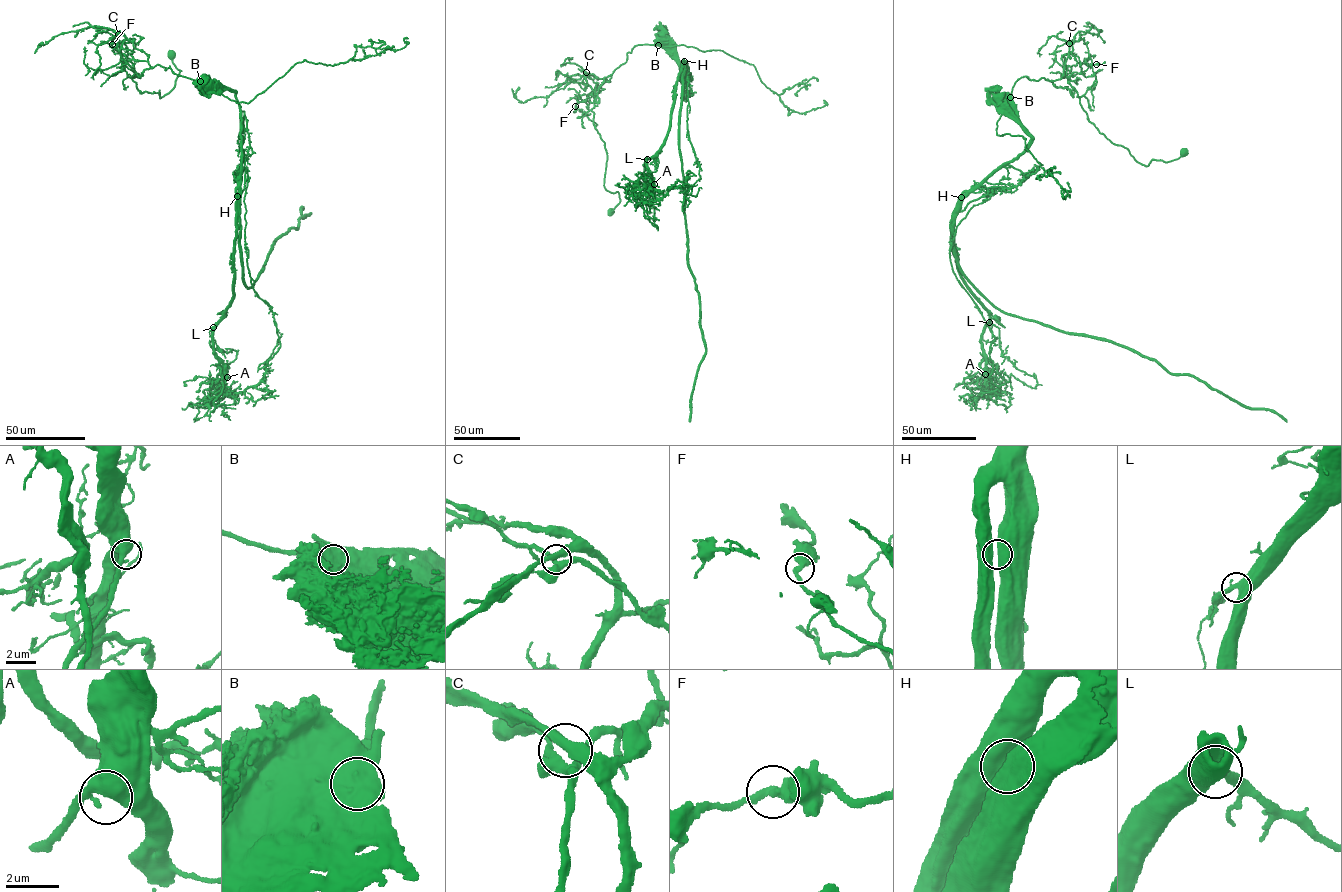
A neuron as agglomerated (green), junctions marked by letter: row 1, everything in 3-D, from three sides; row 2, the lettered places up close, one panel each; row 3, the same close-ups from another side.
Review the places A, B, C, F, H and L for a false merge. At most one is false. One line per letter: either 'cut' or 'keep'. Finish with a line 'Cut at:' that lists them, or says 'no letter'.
A: keep
B: cut
C: keep
F: keep
H: keep
L: keep
Cut at: B

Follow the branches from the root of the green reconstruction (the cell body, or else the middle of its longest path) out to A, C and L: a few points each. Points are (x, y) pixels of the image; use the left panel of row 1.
A: (171, 55), (174, 86), (140, 93), (134, 71), (169, 66), (241, 111), (234, 296), (213, 331), (227, 377)
C: (171, 55), (181, 70), (174, 86), (161, 98), (159, 90), (140, 93), (118, 34)
L: (171, 55), (174, 86), (140, 93), (134, 71), (169, 66), (234, 92), (241, 111), (234, 296), (213, 327)

